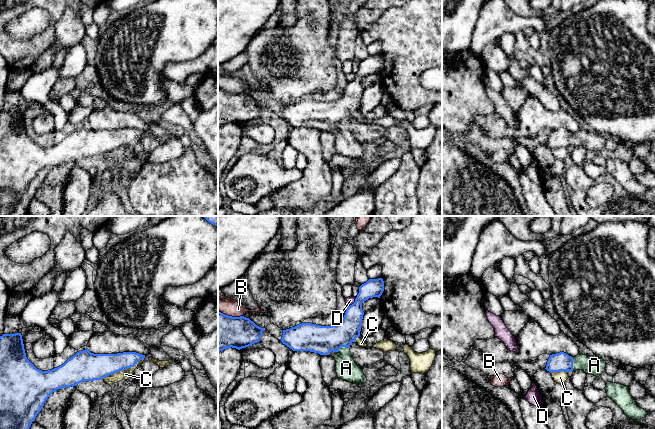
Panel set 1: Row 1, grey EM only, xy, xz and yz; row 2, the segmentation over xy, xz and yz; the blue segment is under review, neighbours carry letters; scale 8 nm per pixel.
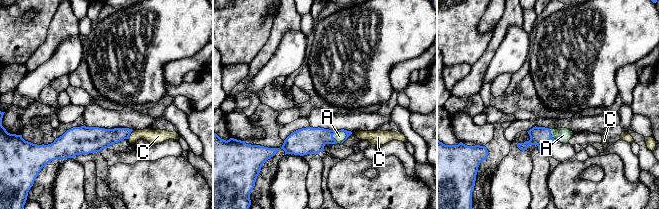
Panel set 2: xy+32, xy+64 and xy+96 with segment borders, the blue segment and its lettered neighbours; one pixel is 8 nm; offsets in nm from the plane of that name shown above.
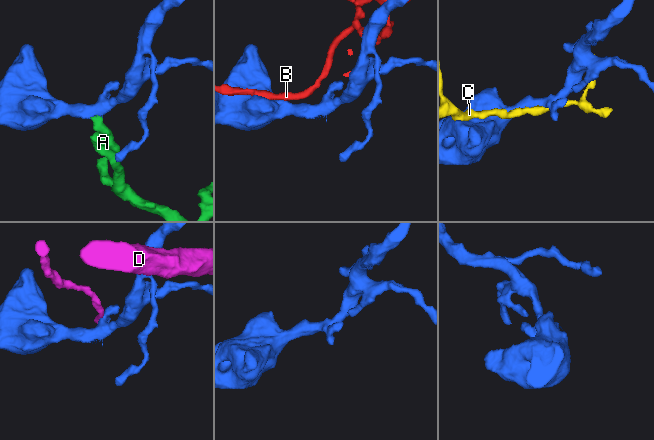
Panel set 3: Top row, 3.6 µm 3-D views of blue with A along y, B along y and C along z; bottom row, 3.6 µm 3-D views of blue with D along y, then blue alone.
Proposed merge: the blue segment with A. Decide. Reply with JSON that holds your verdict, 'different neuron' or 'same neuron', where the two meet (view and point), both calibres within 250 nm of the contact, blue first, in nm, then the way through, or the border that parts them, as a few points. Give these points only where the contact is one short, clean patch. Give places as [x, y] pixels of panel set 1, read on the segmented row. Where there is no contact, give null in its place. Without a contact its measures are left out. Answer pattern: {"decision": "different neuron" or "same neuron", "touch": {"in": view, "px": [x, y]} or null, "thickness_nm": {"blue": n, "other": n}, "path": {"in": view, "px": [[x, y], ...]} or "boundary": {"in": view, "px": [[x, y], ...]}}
{"decision": "same neuron", "touch": {"in": "yz", "px": [572, 364]}, "thickness_nm": {"blue": 150, "other": 150}, "path": {"in": "yz", "px": [[561, 361], [572, 364], [594, 365]]}}

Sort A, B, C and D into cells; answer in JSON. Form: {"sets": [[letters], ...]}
{"sets": [["A"], ["B"], ["C"], ["D"]]}

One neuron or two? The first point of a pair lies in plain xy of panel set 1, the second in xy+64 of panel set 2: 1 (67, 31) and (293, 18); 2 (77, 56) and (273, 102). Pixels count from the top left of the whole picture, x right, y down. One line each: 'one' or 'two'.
1: one
2: two

